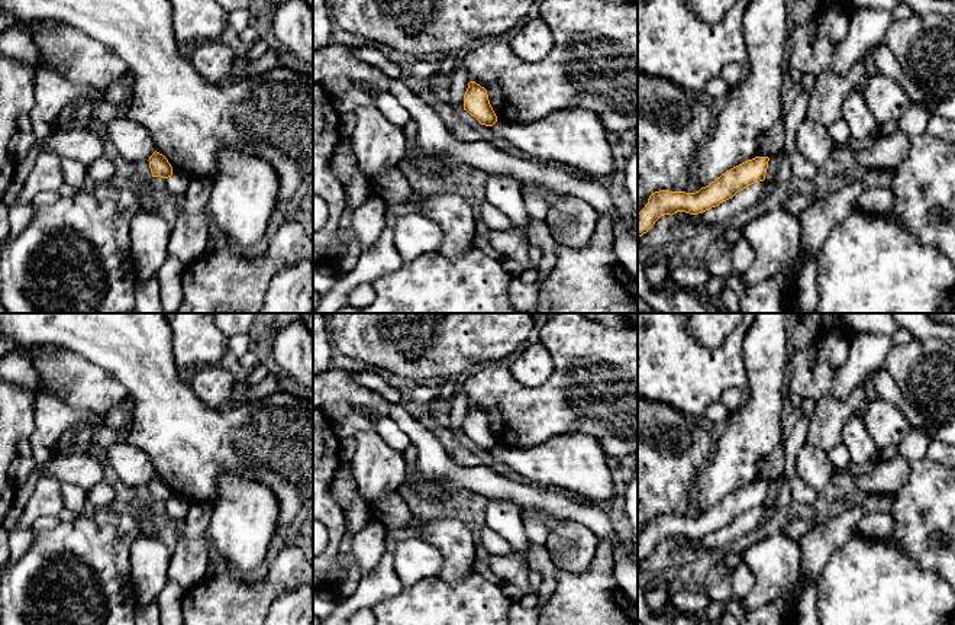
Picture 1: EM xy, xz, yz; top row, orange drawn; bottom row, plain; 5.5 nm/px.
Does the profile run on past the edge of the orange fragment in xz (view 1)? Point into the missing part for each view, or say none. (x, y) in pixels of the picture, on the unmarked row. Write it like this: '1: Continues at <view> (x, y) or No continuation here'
1: No continuation here

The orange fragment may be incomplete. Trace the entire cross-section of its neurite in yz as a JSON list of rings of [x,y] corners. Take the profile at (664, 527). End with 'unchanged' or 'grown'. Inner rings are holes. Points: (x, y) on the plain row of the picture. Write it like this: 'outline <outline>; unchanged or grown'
outline [[[768,481],[748,484],[696,518],[659,515],[649,521],[645,532],[638,538],[638,561],[646,558],[664,539],[685,537],[703,538],[732,523],[738,516],[765,505]]]; unchanged

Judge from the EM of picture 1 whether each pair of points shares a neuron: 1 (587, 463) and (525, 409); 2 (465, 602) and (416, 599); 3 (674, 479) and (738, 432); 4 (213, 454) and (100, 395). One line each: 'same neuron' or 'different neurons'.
1: different neurons
2: same neuron
3: different neurons
4: different neurons

